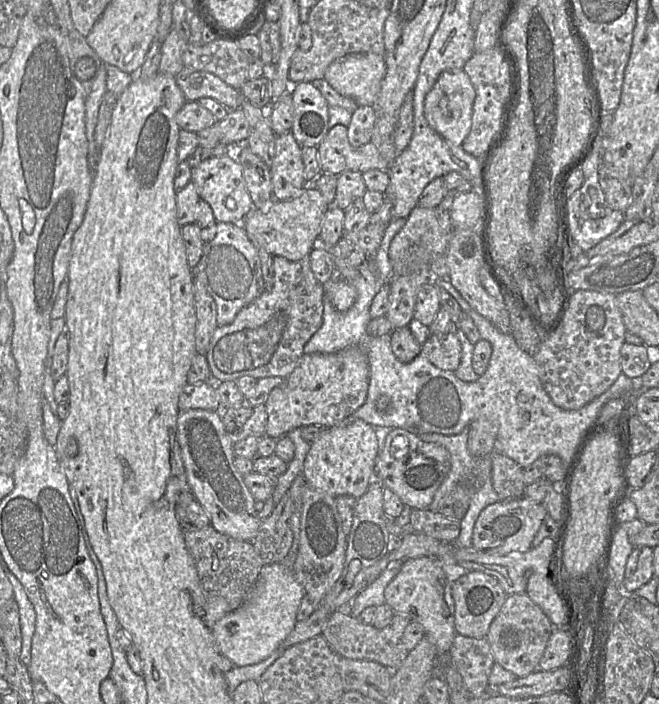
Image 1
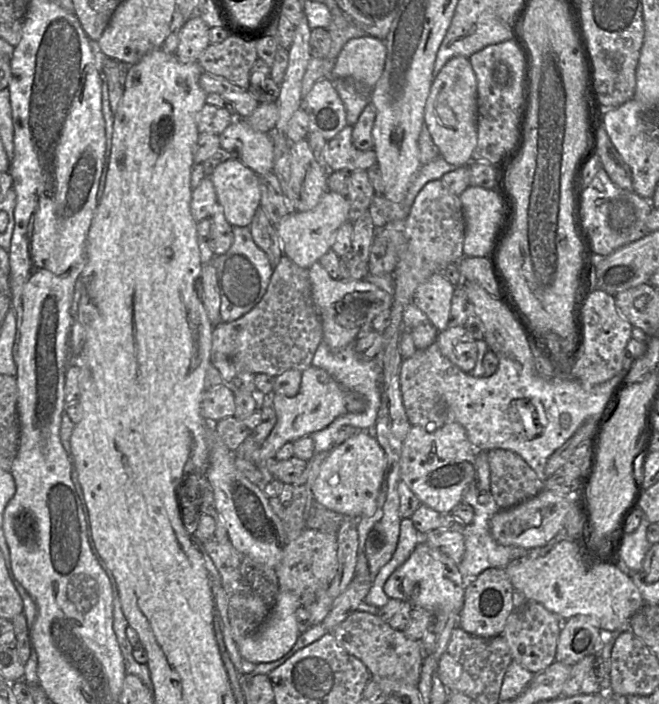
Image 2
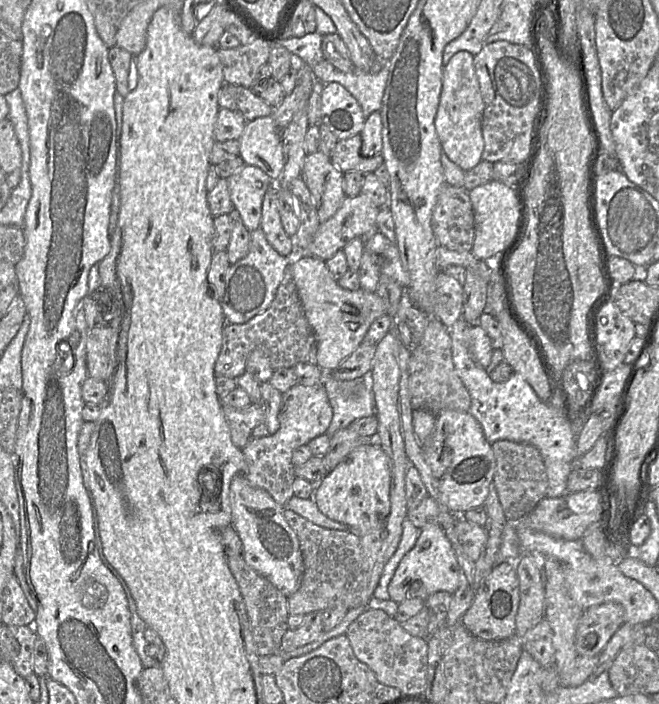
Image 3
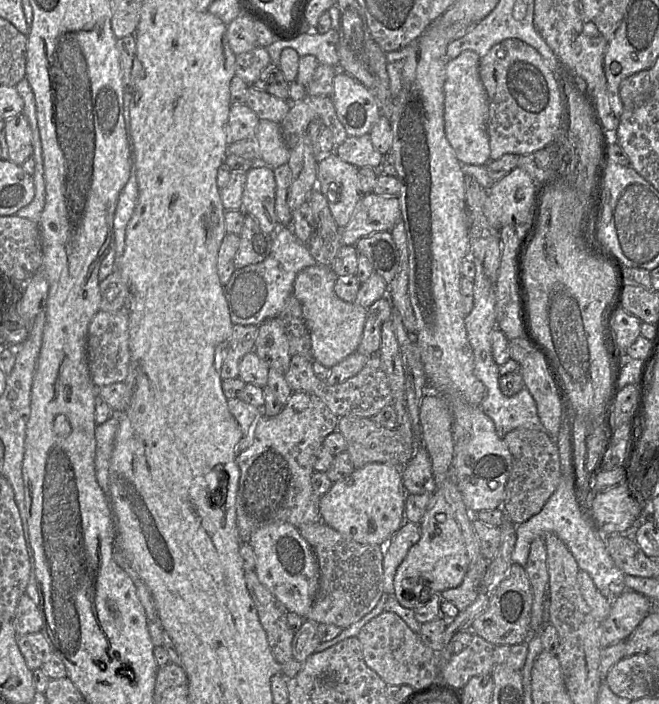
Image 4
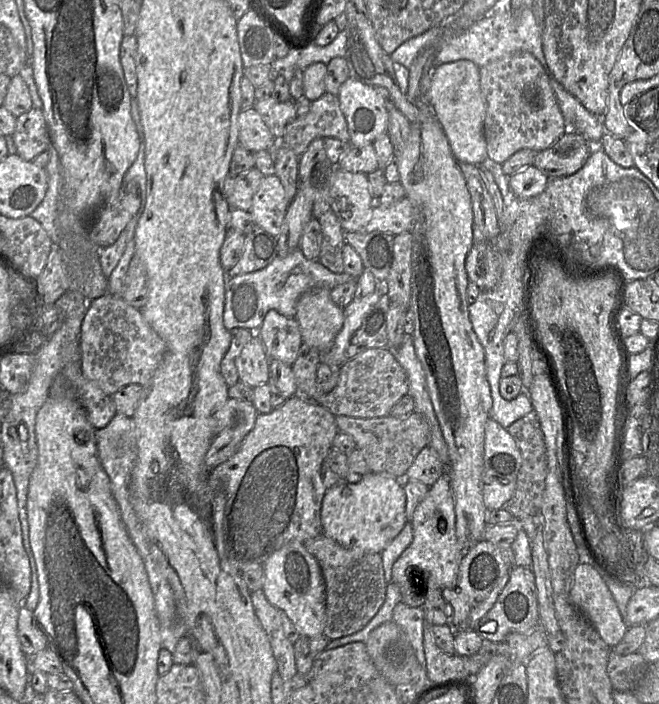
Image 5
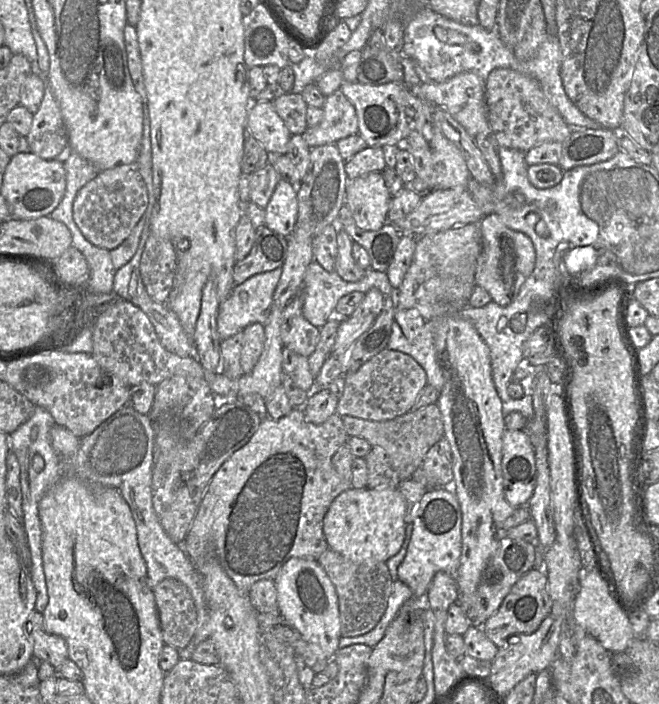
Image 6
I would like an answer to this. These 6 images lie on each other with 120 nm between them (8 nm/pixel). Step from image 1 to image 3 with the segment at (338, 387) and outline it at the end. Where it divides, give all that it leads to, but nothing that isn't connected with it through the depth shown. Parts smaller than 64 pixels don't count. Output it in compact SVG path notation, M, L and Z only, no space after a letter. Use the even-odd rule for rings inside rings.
M323 384L293 386L282 393L282 402L279 412L279 429L272 435L261 438L250 438L241 449L246 468L242 474L250 485L267 491L274 501L283 509L294 496L293 482L295 466L292 463L292 454L300 446L307 445L312 439L325 434L332 420L332 408Z

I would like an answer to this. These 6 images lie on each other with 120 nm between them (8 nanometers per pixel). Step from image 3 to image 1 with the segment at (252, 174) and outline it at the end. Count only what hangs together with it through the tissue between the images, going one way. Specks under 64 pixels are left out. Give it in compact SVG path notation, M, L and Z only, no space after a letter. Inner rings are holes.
M231 156L210 157L191 168L191 182L200 198L210 205L217 222L240 224L254 209L243 169Z

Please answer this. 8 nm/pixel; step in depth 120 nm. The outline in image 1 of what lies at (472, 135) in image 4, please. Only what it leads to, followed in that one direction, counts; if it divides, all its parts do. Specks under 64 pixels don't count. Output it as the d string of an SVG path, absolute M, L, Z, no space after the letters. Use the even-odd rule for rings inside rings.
M463 69L444 71L425 97L425 118L431 128L445 140L454 145L462 145L471 128L474 98L473 85Z

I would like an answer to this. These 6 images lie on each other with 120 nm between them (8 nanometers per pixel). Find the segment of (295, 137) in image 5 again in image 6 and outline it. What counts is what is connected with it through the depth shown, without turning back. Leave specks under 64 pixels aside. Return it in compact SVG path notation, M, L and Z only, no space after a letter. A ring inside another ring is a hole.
M340 89L325 99L323 118L313 127L307 127L302 135L312 148L325 144L335 144L342 138L358 134L358 118L353 104Z

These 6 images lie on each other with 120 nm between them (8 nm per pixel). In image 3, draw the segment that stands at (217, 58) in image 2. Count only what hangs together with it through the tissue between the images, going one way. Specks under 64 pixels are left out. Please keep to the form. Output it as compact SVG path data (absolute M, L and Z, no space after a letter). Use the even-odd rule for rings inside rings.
M258 38L236 48L217 47L225 83L250 88L260 67L268 63L270 50L271 44Z

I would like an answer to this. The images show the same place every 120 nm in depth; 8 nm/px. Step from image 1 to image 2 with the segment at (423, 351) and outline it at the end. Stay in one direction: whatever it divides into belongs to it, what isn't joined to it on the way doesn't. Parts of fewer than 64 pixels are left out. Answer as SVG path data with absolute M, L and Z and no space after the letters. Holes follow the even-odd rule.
M463 326L448 327L439 331L435 340L442 356L465 373L476 365L477 341Z

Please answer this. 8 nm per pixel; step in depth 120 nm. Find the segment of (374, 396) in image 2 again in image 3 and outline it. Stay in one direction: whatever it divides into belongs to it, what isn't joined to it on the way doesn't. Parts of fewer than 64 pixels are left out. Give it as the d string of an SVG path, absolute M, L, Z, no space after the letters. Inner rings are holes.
M331 371L323 372L323 386L327 392L332 408L332 420L325 432L331 437L335 432L346 428L353 421L375 415L375 402L372 393L371 372L367 372L361 378L367 386L367 391L358 398L346 398L338 389L339 381L332 378Z

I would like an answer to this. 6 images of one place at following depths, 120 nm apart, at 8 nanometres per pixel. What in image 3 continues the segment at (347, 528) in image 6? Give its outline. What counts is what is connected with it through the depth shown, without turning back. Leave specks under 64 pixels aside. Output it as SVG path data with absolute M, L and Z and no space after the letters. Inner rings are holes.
M377 442L361 445L331 470L314 492L314 502L328 518L363 535L390 514L391 462Z

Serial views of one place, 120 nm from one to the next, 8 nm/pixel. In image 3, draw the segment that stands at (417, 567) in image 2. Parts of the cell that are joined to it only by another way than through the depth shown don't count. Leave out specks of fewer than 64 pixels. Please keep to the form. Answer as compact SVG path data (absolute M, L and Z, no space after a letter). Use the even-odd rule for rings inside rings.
M438 524L425 525L415 546L400 561L388 585L390 600L397 604L409 598L426 600L437 592L454 594L460 584L460 569L455 551L444 530Z

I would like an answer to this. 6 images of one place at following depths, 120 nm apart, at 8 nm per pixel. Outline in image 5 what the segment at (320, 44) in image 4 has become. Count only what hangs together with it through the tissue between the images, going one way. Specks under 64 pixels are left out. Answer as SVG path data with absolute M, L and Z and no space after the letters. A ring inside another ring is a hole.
M347 27L340 31L337 37L326 46L319 46L311 38L300 47L289 48L285 57L277 58L271 63L272 69L290 81L296 70L304 70L315 62L328 64L334 57L345 57L347 48Z

